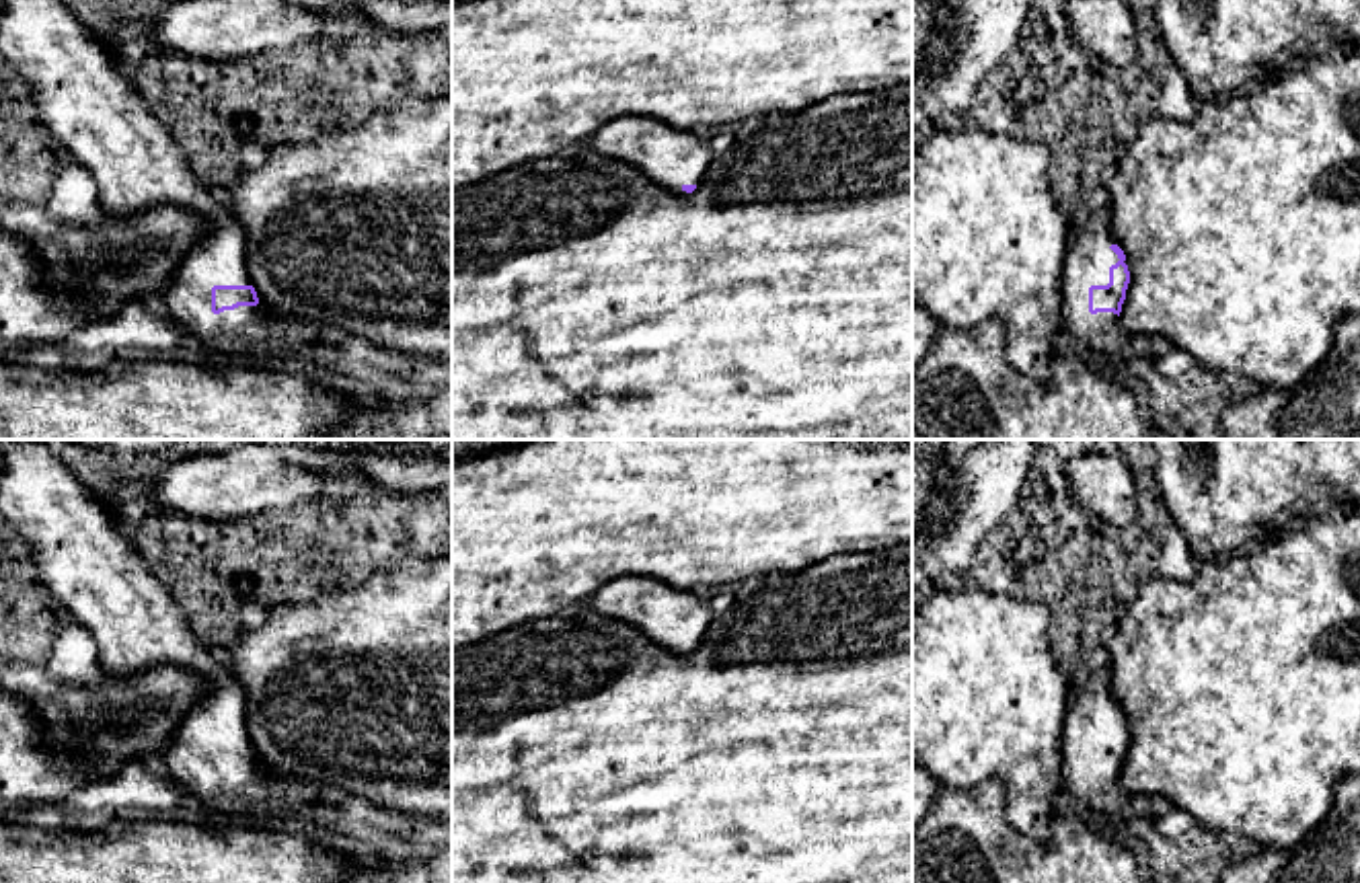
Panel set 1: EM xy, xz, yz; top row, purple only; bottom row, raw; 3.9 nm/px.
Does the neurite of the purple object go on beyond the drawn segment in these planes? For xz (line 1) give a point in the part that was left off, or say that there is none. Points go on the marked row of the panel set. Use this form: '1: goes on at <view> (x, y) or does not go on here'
1: goes on at xz (668, 157)

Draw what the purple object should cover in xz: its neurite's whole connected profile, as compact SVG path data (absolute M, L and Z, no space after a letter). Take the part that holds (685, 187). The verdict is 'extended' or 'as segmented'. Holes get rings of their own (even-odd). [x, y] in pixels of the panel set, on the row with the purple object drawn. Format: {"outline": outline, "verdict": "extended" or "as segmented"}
{"outline": "M612 119L588 138L590 148L637 166L649 181L672 193L692 193L715 154L707 133L678 131L657 119Z", "verdict": "extended"}

